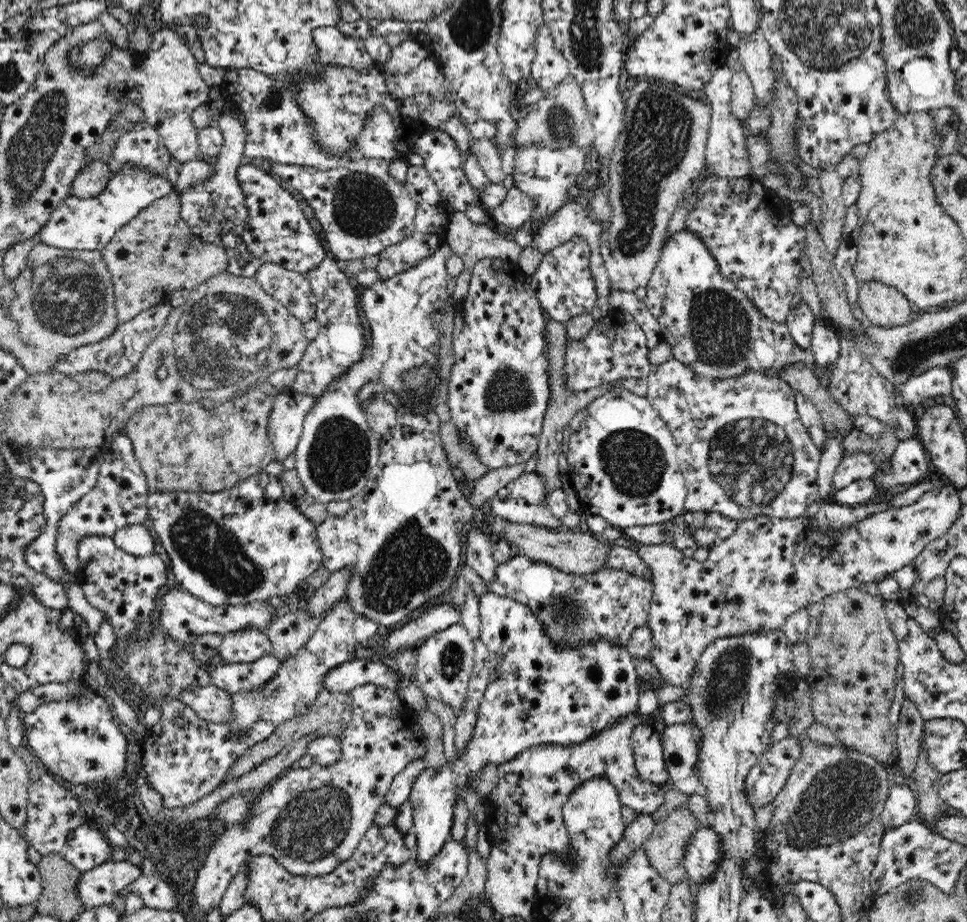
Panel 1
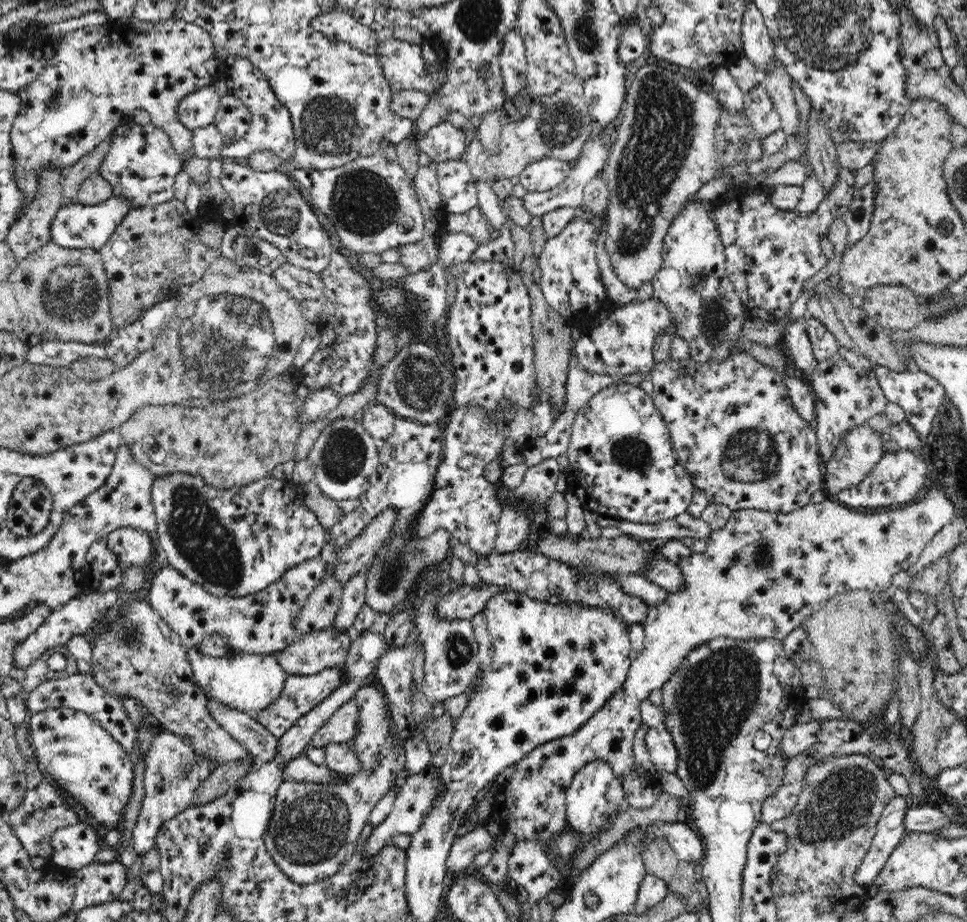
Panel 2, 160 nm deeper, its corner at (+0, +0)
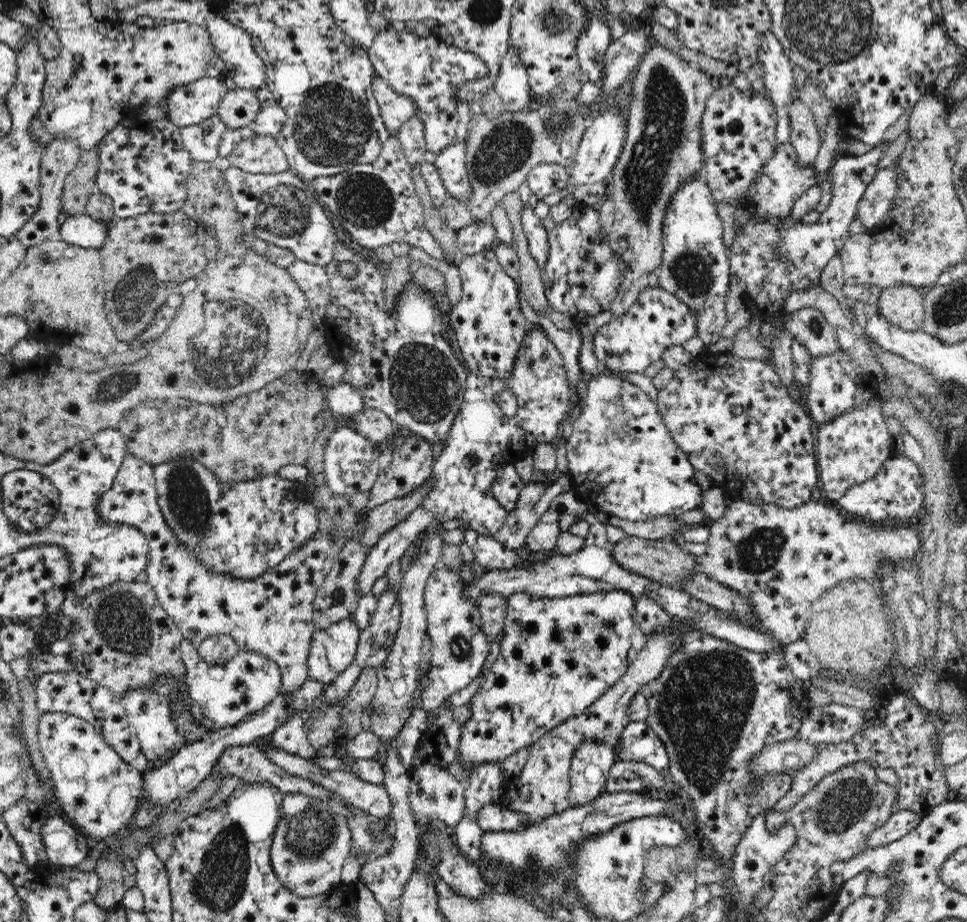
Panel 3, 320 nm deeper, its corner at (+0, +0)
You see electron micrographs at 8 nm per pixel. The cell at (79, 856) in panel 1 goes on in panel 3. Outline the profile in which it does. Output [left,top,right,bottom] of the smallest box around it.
[39,815,87,867]

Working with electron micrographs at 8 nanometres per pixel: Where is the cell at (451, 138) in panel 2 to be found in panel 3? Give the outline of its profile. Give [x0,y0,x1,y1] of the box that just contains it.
[367,26,488,155]

